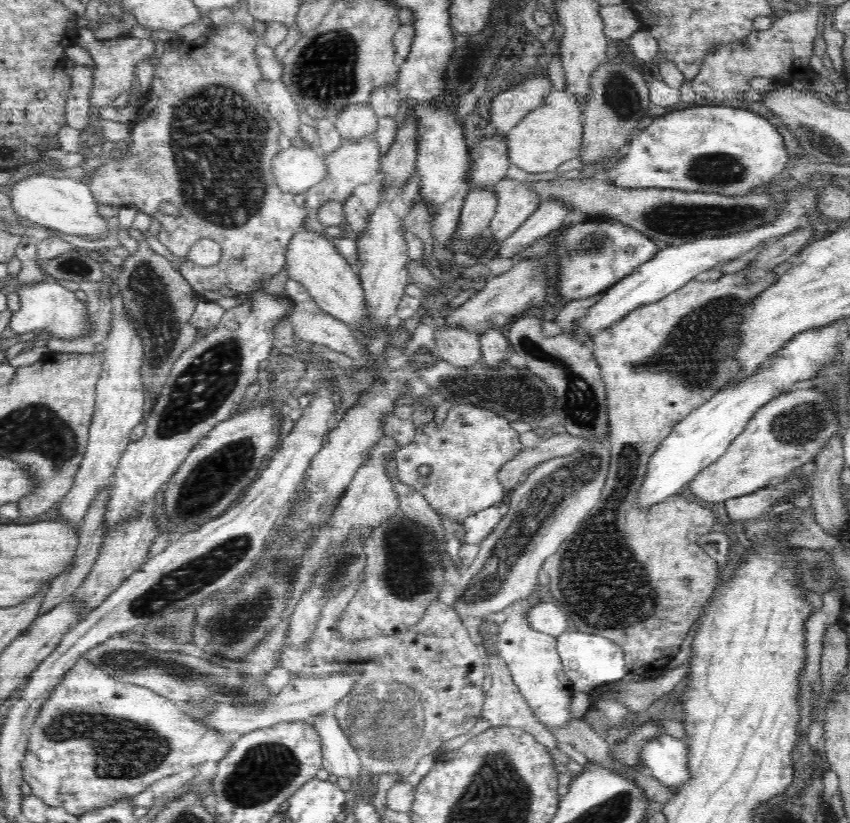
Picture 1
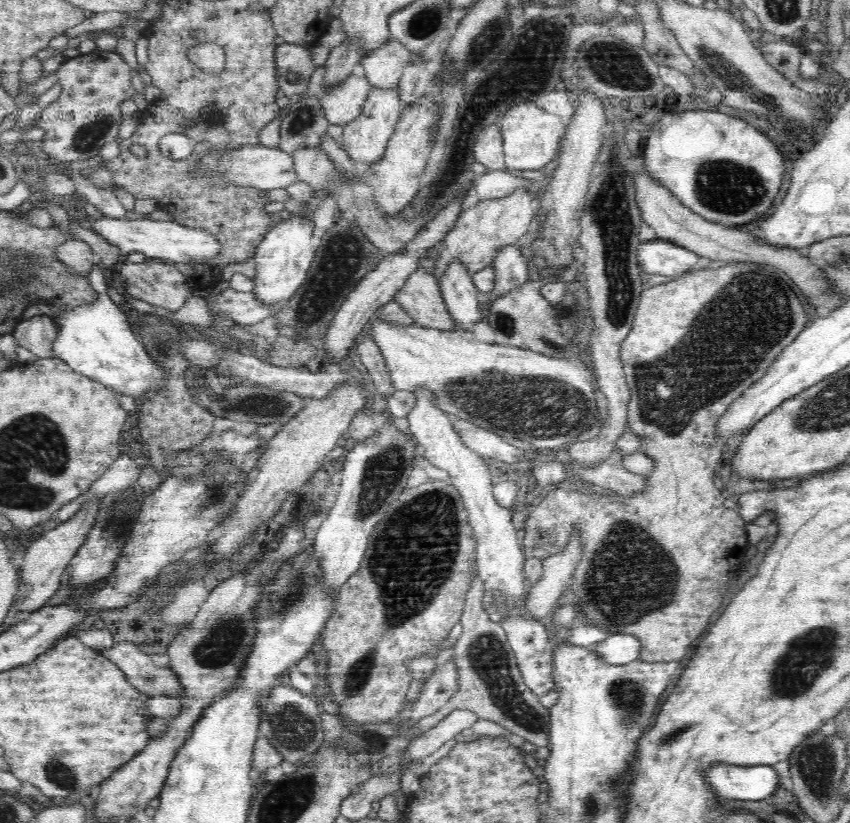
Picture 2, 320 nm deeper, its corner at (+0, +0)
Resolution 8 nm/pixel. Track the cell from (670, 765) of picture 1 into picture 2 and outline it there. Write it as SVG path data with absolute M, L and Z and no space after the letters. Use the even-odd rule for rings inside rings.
M717 762L705 771L707 782L722 798L765 800L779 788L779 776L770 765L738 767Z

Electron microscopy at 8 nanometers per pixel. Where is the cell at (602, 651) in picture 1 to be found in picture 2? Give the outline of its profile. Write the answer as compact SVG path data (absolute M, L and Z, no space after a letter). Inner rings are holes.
M611 634L592 649L610 664L625 665L640 658L642 643L634 634Z

